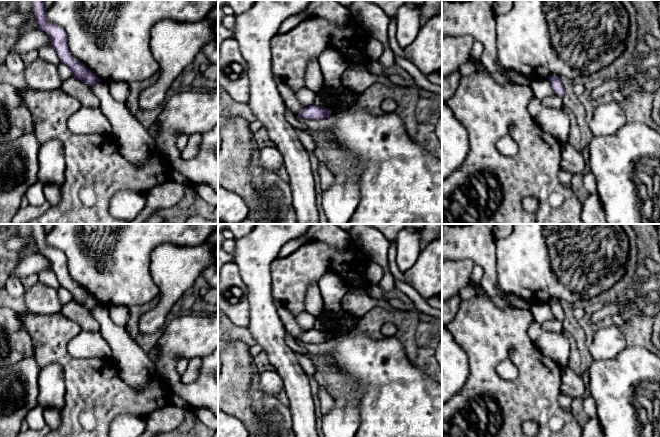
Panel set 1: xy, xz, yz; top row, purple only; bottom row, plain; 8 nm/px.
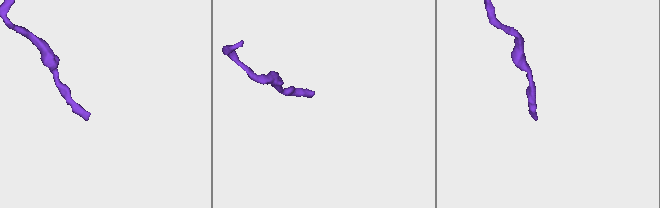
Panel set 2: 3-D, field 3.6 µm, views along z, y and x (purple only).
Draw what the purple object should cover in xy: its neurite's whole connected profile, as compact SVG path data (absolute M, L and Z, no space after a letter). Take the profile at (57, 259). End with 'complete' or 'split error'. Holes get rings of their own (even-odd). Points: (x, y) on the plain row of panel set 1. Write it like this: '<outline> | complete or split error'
M32 224L32 227L38 253L44 255L48 259L51 265L51 270L56 275L60 286L69 291L71 300L80 304L89 311L92 311L97 306L101 306L94 297L71 278L68 272L65 254L46 244L46 232L43 224Z | complete

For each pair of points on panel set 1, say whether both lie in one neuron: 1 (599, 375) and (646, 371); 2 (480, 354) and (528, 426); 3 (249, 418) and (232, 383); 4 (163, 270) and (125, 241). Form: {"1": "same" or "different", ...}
{"1": "same", "2": "different", "3": "same", "4": "different"}

